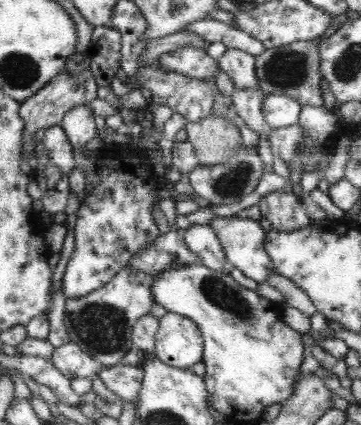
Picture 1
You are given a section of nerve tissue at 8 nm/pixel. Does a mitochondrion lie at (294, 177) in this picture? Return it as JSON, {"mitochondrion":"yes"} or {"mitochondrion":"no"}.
{"mitochondrion":"no"}

